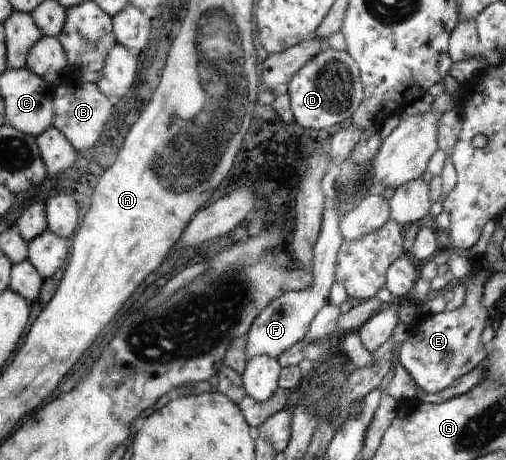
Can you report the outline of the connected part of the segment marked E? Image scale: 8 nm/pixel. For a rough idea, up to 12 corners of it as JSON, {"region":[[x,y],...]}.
{"region":[[478,267],[463,305],[417,321],[396,360],[422,394],[486,357]]}

